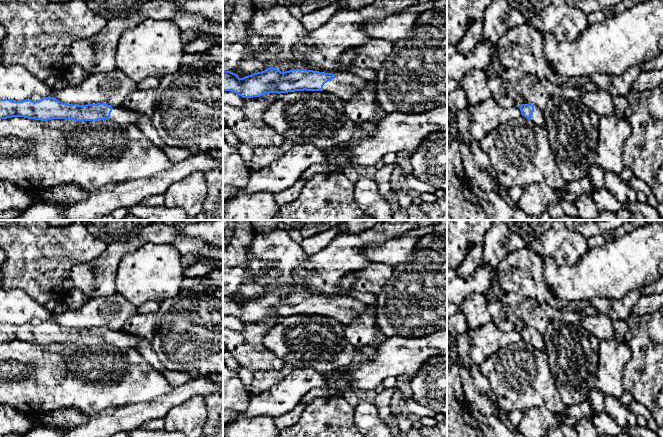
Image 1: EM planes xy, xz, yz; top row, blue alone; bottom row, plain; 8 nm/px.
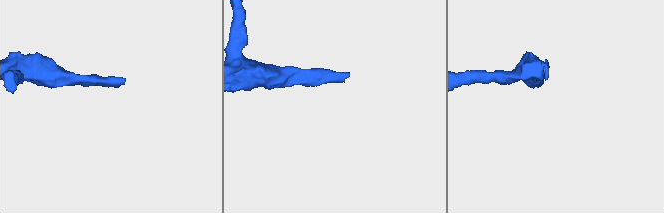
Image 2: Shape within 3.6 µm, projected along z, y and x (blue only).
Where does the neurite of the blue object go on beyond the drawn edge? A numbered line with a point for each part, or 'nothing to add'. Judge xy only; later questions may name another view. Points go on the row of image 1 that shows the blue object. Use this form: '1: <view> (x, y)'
1: xy (120, 115)

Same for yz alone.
1: yz (537, 117)

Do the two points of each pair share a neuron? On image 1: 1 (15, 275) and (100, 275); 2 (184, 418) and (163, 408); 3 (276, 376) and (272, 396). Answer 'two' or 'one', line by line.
1: two
2: two
3: two

